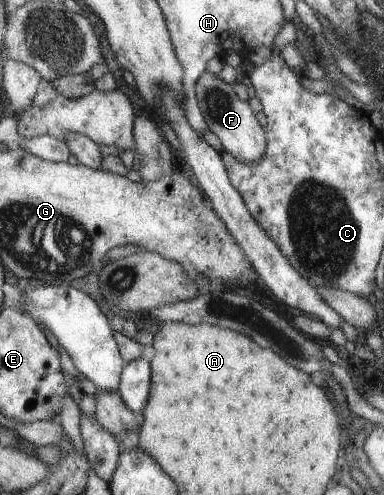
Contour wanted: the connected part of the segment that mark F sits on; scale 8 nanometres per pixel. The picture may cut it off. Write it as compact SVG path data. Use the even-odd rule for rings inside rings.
M204 70L196 82L196 94L208 130L217 136L224 152L242 163L252 164L259 161L266 146L263 128L254 119L254 112L247 101L236 97L233 85L222 81L216 73Z

